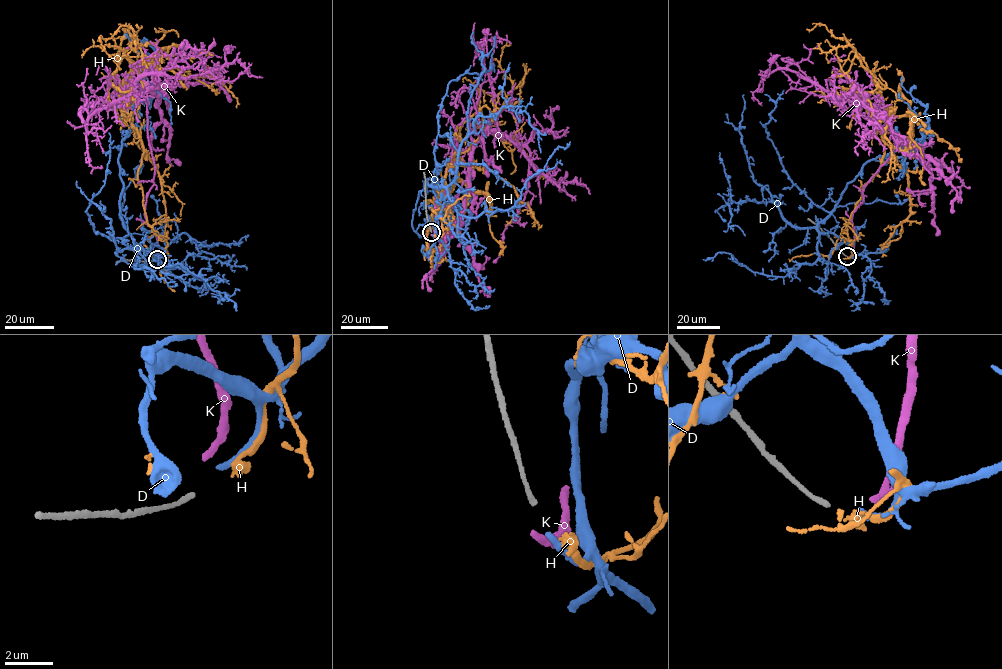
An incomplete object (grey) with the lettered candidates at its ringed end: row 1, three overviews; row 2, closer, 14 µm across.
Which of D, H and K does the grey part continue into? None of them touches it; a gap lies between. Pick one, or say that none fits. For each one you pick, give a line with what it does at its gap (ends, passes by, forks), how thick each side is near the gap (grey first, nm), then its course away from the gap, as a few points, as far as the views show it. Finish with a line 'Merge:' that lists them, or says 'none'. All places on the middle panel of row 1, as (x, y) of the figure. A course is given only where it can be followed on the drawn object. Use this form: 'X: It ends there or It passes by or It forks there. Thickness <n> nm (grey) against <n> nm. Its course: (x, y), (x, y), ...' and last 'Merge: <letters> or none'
H: It ends there. Thickness 220 nm (grey) against 340 nm. Its course: (434, 235), (444, 233), (439, 204), (449, 196), (458, 143), (499, 114), (510, 91), (499, 62), (509, 41)
Merge: H

